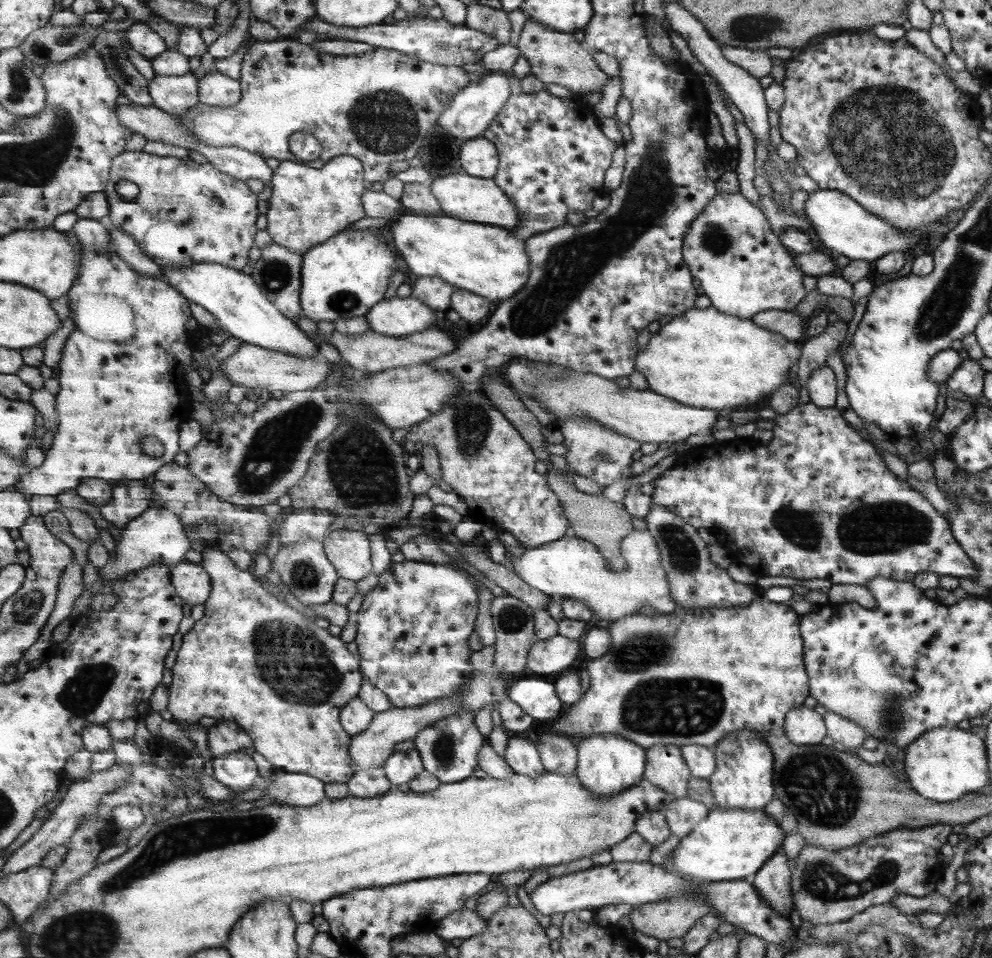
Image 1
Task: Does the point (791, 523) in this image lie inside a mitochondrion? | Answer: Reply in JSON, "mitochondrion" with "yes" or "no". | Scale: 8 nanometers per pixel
{"mitochondrion":"yes"}

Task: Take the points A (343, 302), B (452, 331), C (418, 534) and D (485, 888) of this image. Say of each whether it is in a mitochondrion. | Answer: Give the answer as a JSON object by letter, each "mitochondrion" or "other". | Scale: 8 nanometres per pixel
{"A":"mitochondrion","B":"other","C":"other","D":"other"}

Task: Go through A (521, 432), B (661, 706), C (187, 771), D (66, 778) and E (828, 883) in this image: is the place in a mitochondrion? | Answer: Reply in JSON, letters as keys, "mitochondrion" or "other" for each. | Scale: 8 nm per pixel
{"A":"other","B":"mitochondrion","C":"other","D":"other","E":"mitochondrion"}

